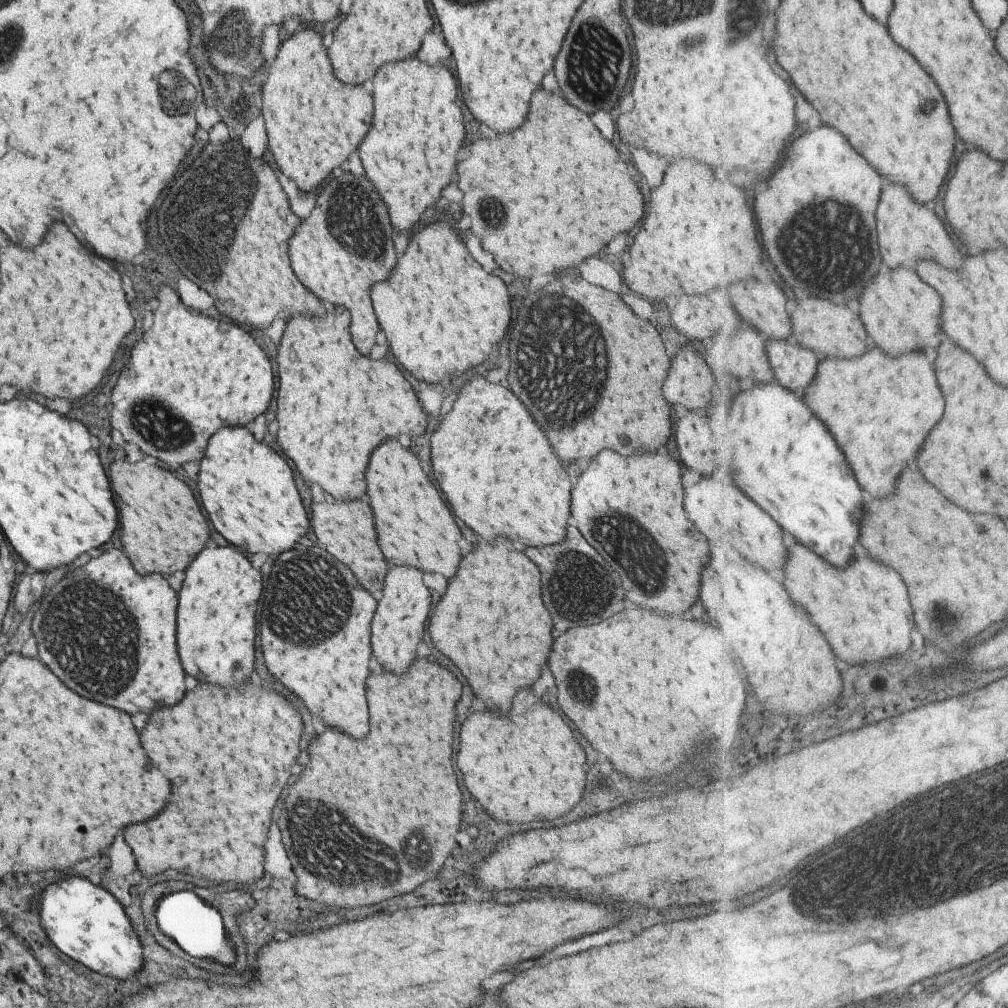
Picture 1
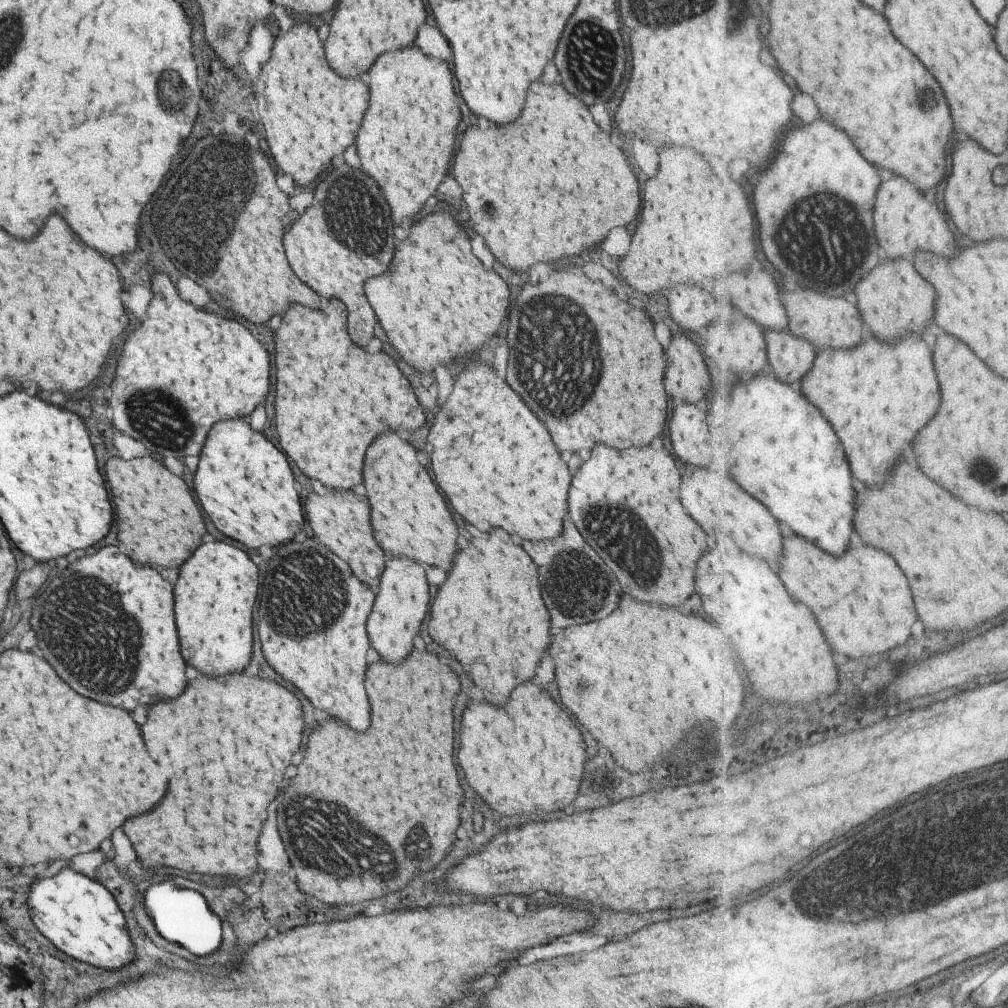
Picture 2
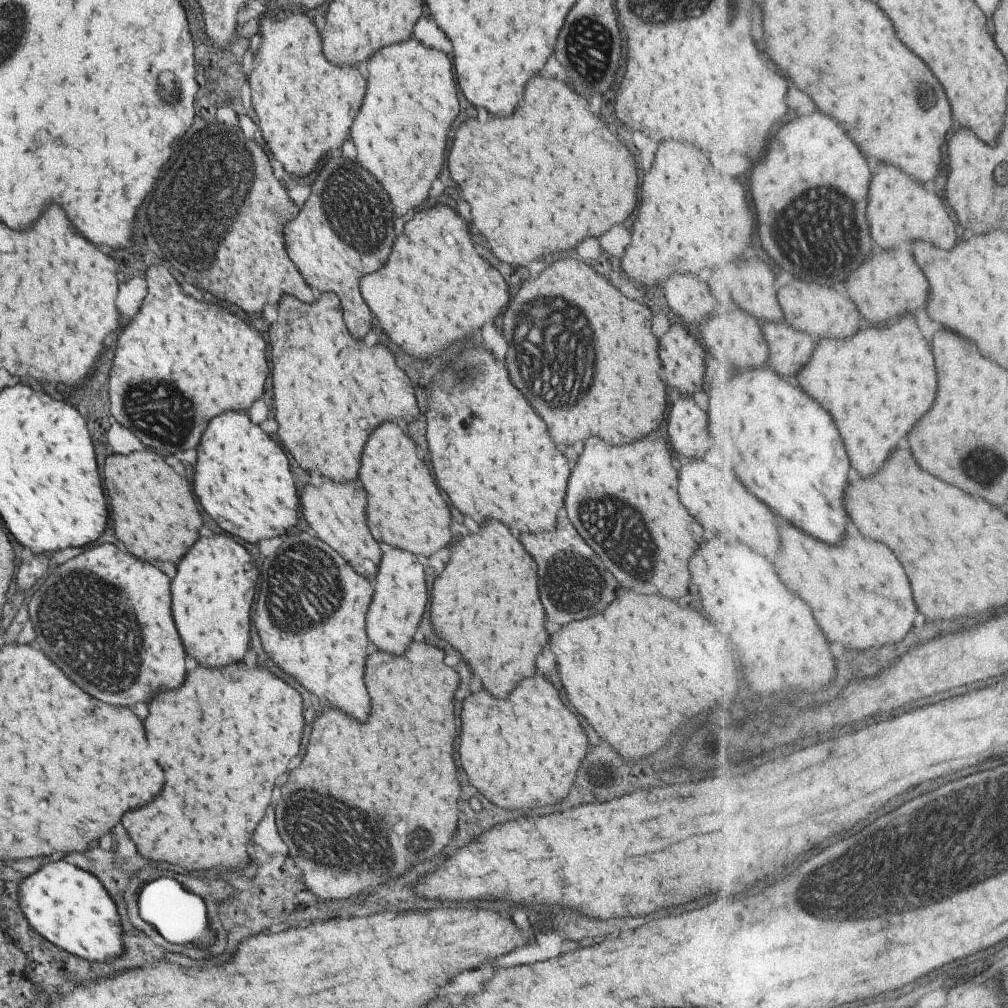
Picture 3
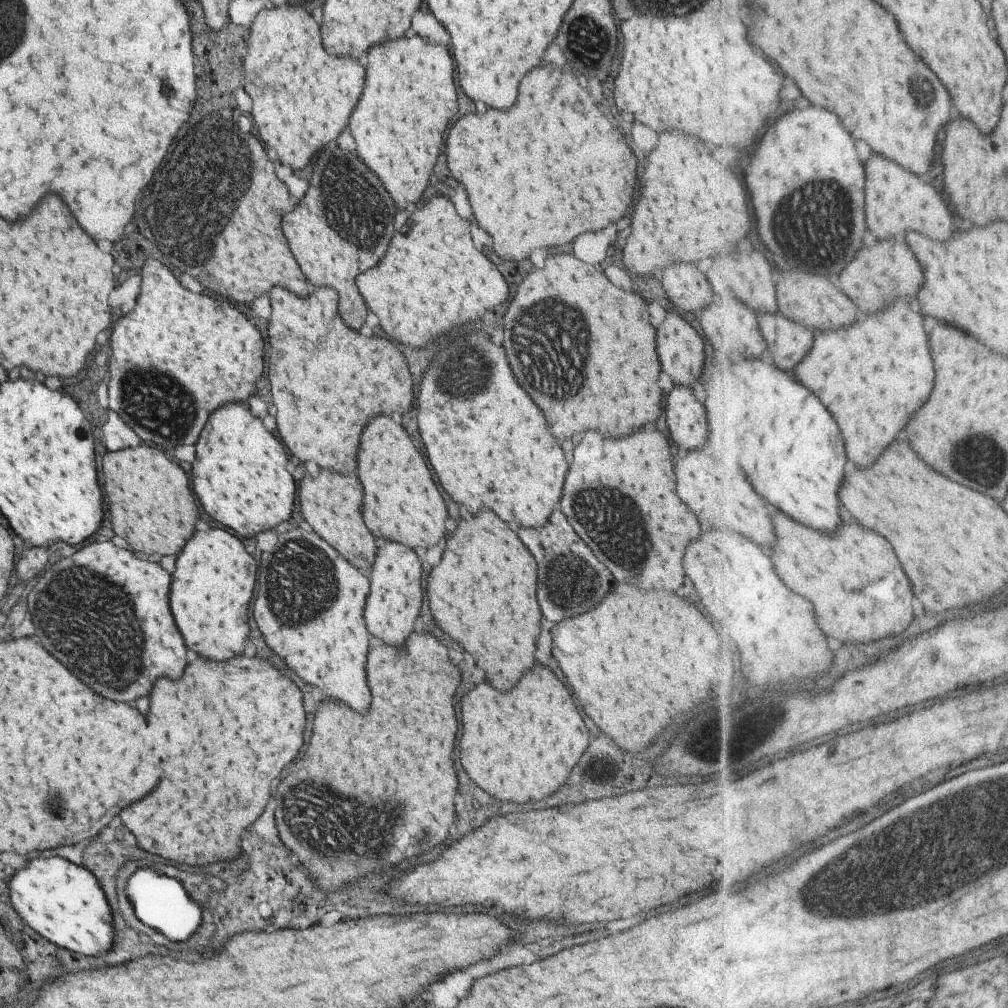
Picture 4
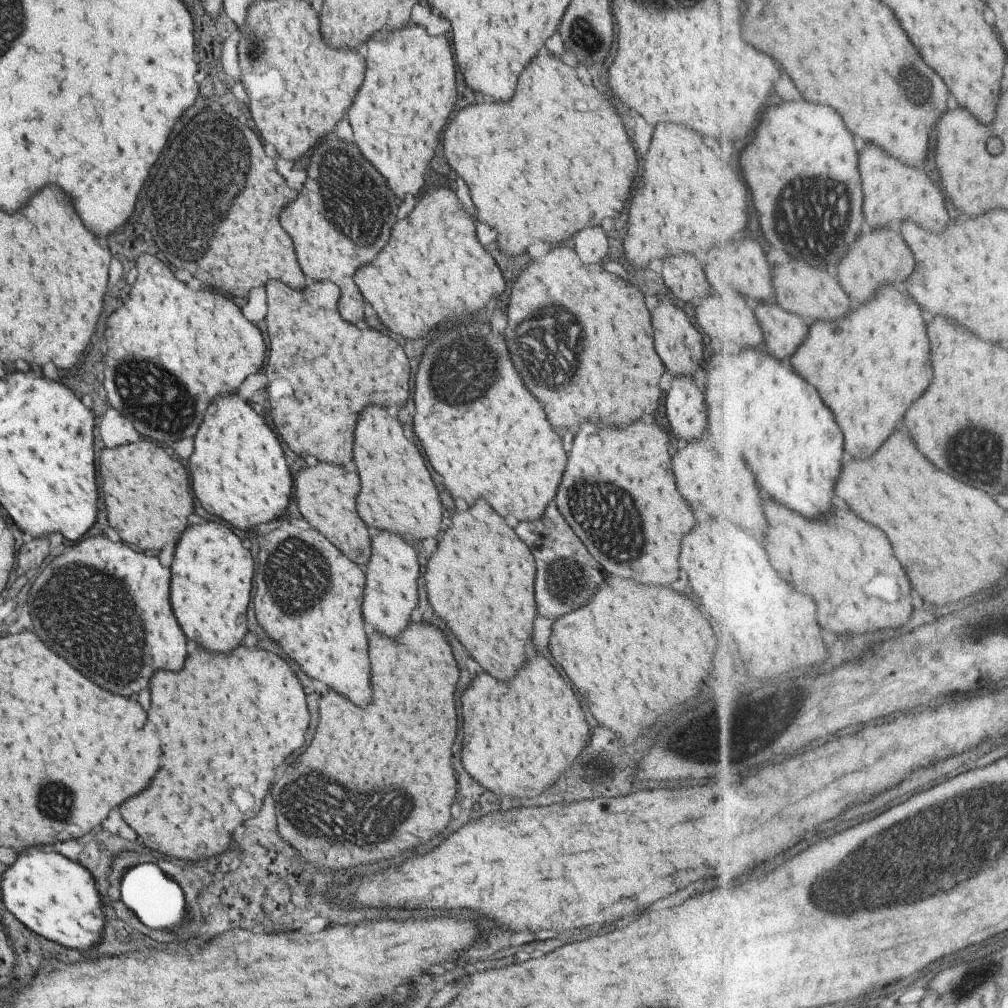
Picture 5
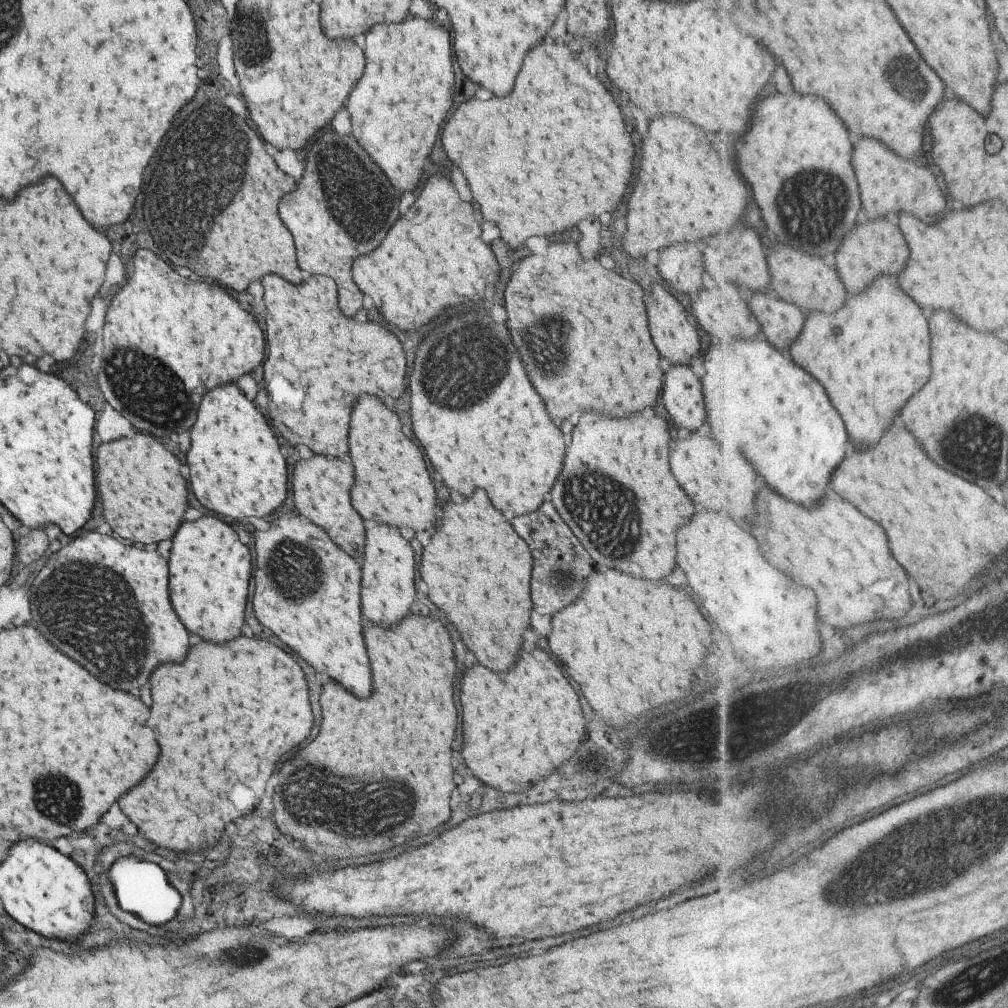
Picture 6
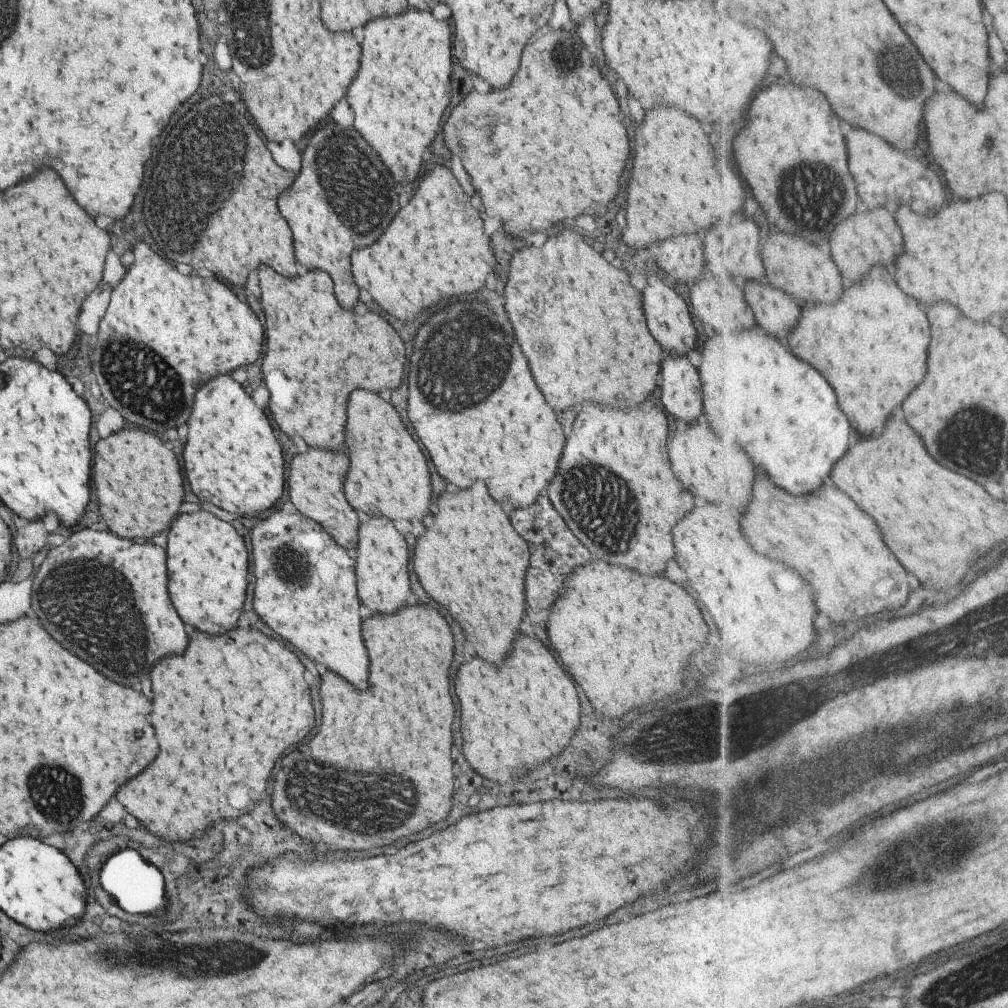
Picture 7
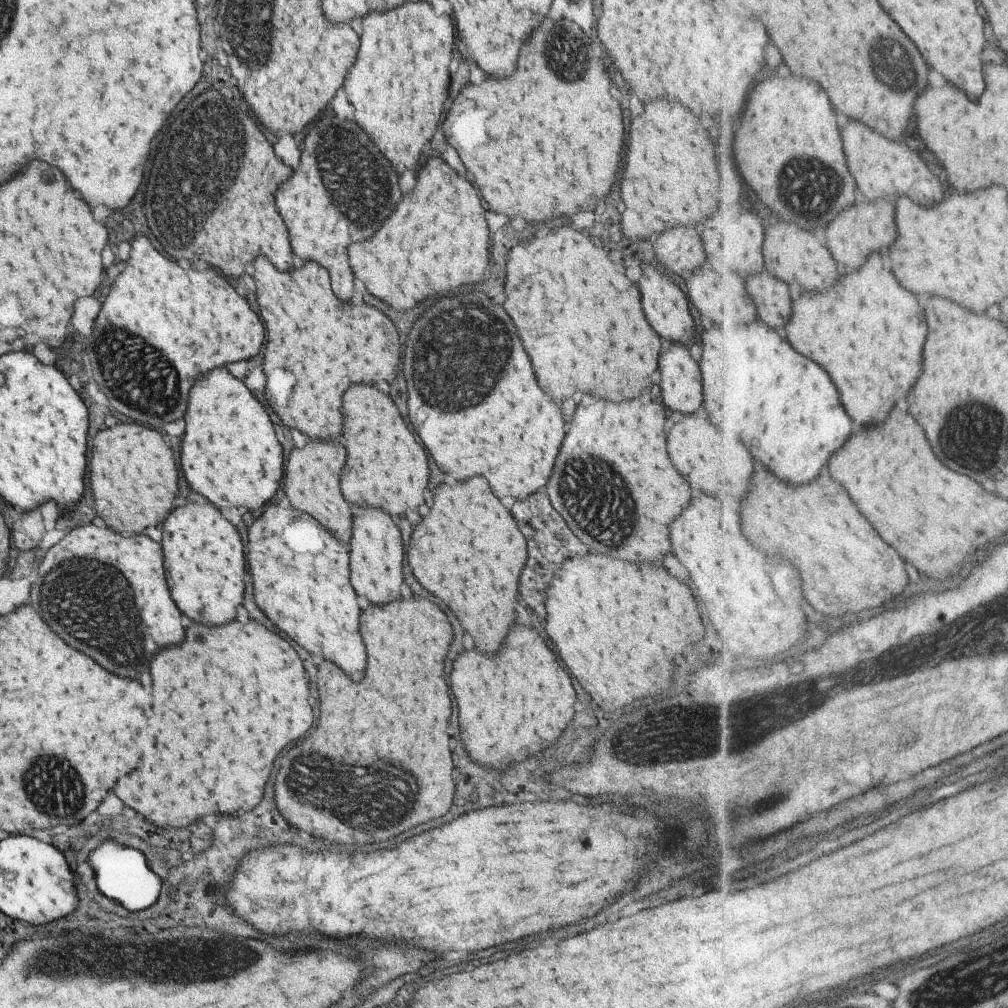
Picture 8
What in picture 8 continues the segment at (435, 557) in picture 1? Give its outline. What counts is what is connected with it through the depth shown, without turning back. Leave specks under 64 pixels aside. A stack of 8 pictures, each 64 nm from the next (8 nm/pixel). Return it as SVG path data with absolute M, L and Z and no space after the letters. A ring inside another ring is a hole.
M351 384L341 396L341 416L341 436L347 452L339 478L343 498L359 506L379 506L387 514L403 514L405 506L415 510L423 504L423 488L429 478L427 458L399 416L395 404L373 386Z

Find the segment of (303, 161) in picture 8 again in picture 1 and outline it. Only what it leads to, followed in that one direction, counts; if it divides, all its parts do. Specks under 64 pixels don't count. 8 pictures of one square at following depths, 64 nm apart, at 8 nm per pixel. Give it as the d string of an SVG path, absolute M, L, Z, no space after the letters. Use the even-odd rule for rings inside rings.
M333 170L315 198L315 208L301 220L293 236L287 240L287 256L297 280L323 302L341 304L351 316L351 340L355 348L367 356L373 346L377 322L369 298L373 282L389 276L395 266L391 226L385 204L377 196L367 178ZM359 188L359 190L357 190ZM357 210L363 210L357 216ZM385 274L385 276L383 276Z

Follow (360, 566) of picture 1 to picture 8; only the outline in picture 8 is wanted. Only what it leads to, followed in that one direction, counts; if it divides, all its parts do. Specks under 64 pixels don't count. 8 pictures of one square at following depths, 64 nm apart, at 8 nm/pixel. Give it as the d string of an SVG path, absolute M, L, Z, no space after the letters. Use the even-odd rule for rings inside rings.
M331 440L307 442L303 448L293 448L289 453L280 486L293 508L303 510L319 520L319 524L323 524L323 528L327 528L331 536L347 546L351 540L351 512L347 502L339 494L339 470L343 466L343 460L345 450L341 444L335 444Z

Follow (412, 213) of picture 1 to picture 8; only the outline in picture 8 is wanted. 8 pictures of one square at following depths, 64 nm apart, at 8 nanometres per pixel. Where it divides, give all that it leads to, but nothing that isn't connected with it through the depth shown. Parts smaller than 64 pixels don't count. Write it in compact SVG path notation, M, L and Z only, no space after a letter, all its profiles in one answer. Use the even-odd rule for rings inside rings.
M405 2L393 10L387 10L387 12L369 12L367 16L361 18L361 36L359 36L359 52L355 56L355 62L353 66L347 70L345 74L345 80L343 80L343 90L347 94L347 100L353 104L353 114L355 114L355 124L359 124L363 128L363 132L371 138L371 142L379 148L379 152L391 162L391 166L395 168L395 172L405 172L405 170L415 170L417 166L417 160L419 160L419 152L423 148L423 144L433 136L435 132L435 126L437 126L437 120L441 116L441 110L443 110L443 102L447 98L447 86L449 86L449 58L451 58L451 52L453 52L453 26L449 22L449 16L441 14L441 16L435 16L431 6L427 2Z

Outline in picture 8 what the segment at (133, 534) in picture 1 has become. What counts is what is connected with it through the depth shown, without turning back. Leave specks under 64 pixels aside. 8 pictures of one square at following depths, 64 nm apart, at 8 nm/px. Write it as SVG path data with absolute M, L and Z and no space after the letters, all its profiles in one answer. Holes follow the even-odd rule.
M115 424L99 430L93 438L87 462L93 506L105 526L117 534L137 534L145 526L163 522L177 492L177 468L163 438L143 424Z

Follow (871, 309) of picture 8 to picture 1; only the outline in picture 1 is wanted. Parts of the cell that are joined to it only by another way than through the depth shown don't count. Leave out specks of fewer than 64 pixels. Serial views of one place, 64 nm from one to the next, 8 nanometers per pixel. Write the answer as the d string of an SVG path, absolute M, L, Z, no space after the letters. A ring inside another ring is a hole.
M871 348L851 360L820 360L817 376L803 399L815 416L819 414L831 424L831 432L839 436L859 484L873 496L893 494L899 474L921 450L927 434L945 412L943 392L923 350L893 358L881 348Z

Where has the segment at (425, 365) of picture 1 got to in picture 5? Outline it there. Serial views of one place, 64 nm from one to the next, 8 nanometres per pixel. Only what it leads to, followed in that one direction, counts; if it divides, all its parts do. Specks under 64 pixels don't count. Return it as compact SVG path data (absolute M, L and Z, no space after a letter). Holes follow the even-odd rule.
M427 184L419 200L421 204L393 224L383 250L369 264L357 268L352 278L379 320L393 334L409 340L423 336L447 318L483 308L489 300L465 298L481 296L487 272L493 272L493 260L477 242L471 216L455 204L455 192L447 184Z

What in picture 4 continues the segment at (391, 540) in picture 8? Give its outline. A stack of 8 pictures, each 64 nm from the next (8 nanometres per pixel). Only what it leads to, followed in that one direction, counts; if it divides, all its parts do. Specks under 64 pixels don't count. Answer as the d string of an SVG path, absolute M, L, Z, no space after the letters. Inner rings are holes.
M375 538L377 552L375 562L369 574L369 592L363 608L363 620L367 630L379 638L383 644L403 644L403 640L411 634L413 620L419 614L421 604L421 570L419 560L413 550L405 548L403 544L395 544L383 538Z

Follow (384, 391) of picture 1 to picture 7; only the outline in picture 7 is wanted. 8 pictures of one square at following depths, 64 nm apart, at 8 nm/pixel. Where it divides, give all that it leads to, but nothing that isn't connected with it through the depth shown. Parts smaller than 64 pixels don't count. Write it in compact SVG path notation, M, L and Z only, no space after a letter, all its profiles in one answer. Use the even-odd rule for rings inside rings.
M259 264L259 304L263 308L265 320L265 354L261 360L263 382L269 392L267 410L271 412L277 426L287 434L299 434L309 446L321 446L339 450L343 442L345 424L345 400L353 388L367 388L379 392L383 388L393 390L403 376L405 352L395 330L377 314L355 316L351 310L343 310L331 290L331 280L325 272L307 270L303 276L283 278L275 274L269 266Z

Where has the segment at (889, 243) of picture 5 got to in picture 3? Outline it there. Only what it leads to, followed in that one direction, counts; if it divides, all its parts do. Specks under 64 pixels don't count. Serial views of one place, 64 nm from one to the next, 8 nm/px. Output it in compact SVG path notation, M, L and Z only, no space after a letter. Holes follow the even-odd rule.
M883 249L879 254L873 253L869 262L861 264L853 276L847 276L843 286L853 303L857 304L859 313L871 322L873 328L883 327L901 312L925 310L929 296L927 277L919 268L914 254L905 252L905 249Z

